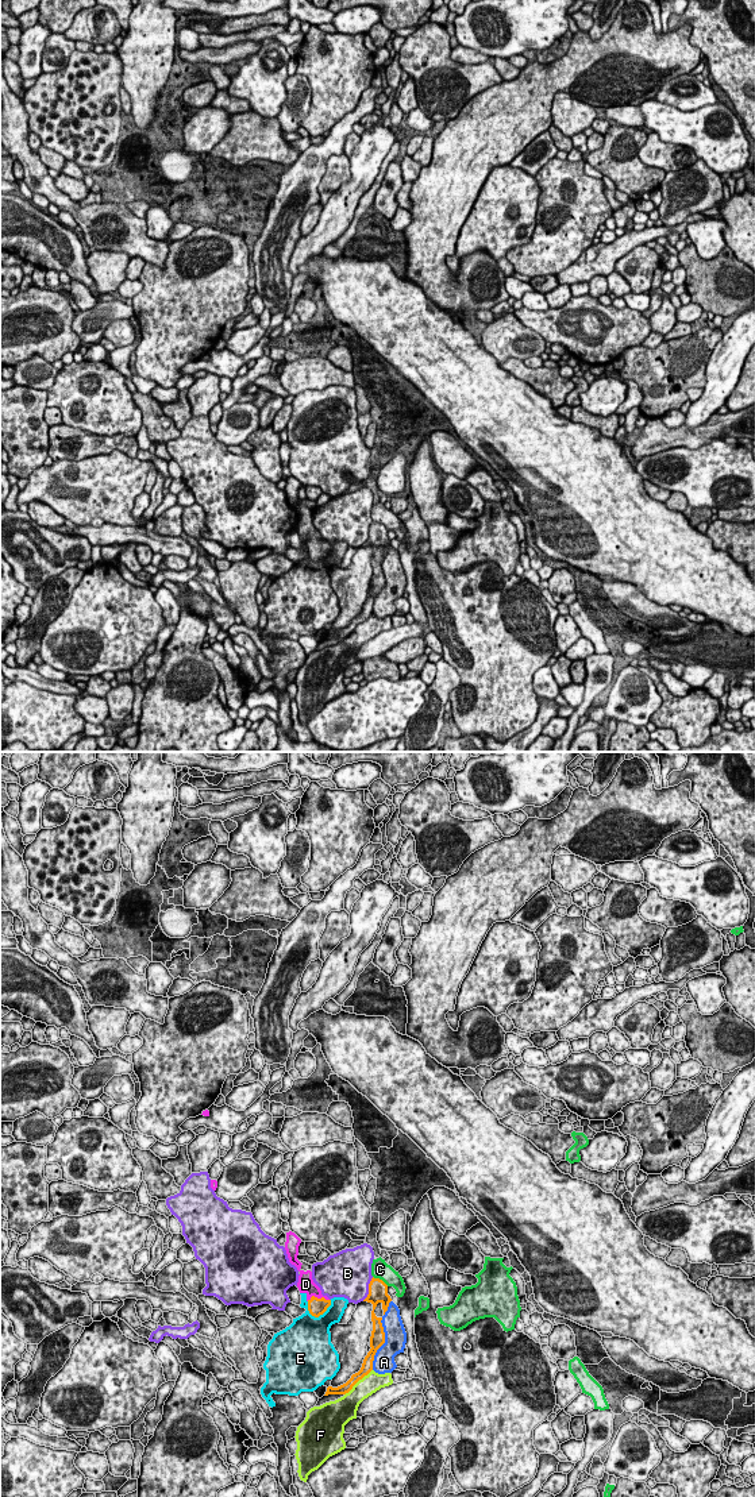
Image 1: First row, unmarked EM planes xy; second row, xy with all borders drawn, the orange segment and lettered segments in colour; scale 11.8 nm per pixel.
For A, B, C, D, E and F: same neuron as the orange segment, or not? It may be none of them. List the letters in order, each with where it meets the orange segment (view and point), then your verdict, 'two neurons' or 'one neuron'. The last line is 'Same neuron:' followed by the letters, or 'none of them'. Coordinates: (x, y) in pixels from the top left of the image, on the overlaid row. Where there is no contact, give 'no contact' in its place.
A: contact xy (384, 1342); two neurons
B: contact xy (369, 1289); two neurons
C: contact xy (381, 1280); two neurons
D: contact xy (316, 1297); one neuron
E: contact xy (320, 1314); two neurons
F: contact xy (358, 1380); two neurons
Same neuron: D

